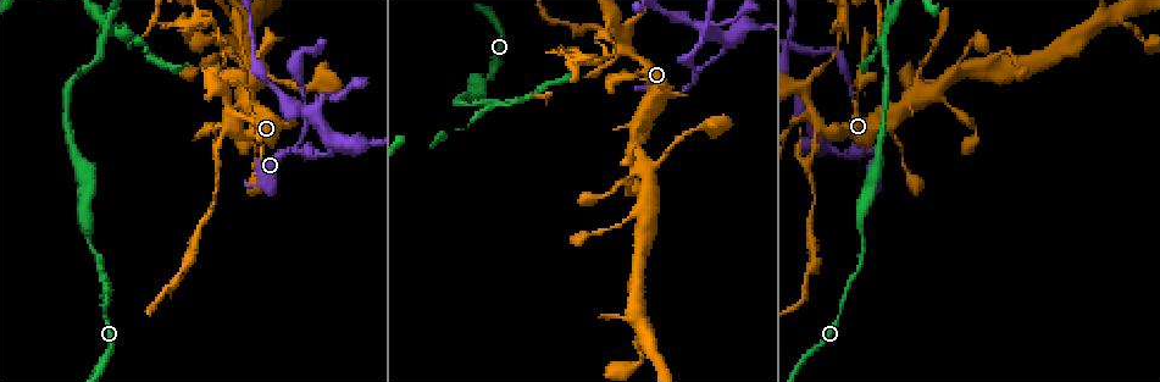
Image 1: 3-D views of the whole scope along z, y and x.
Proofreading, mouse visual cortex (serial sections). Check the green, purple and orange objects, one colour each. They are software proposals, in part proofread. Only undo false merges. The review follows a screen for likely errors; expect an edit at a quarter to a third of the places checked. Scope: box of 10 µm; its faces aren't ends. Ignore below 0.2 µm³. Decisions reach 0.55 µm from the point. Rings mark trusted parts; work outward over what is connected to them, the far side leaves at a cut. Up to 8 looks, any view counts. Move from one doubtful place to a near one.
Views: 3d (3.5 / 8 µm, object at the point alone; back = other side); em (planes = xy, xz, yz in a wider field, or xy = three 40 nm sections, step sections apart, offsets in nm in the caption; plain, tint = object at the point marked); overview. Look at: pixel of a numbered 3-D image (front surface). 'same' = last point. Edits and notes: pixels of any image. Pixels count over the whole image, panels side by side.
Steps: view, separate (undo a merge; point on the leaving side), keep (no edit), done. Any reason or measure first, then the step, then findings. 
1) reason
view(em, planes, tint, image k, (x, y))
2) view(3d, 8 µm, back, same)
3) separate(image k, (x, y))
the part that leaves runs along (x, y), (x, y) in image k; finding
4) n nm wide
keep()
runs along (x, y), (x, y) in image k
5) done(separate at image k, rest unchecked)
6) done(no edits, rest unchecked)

four-way junction
view(em, xy, step 1, tint, image 1, (822, 129))

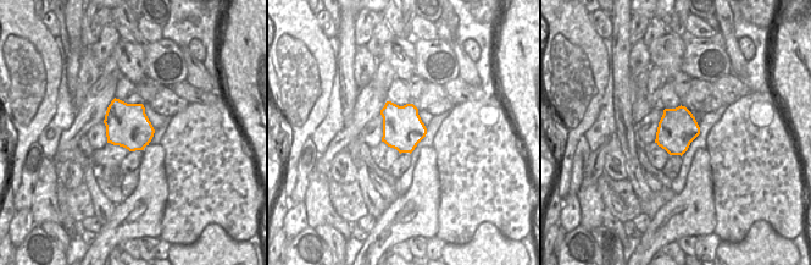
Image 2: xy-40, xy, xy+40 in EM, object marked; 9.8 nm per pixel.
view(3d, 3.5 µm, same)

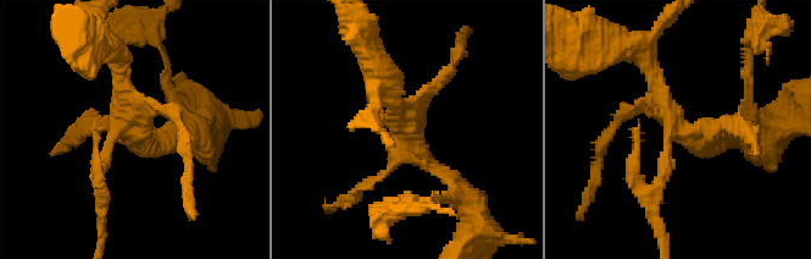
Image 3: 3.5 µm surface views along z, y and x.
400 nm wide
keep()
runs along (729, 132), (683, 132), (645, 58) in image 3; all the same cell

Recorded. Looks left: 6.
narrows sharply
view(em, xy, step 3, tint, image 1, (216, 199))

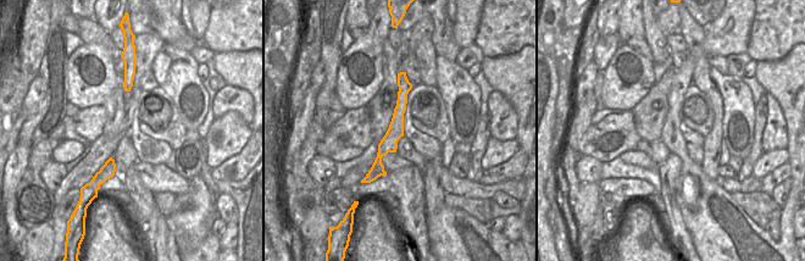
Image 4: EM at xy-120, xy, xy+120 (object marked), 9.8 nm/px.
wider look
view(3d, 3.5 µm, back, same)

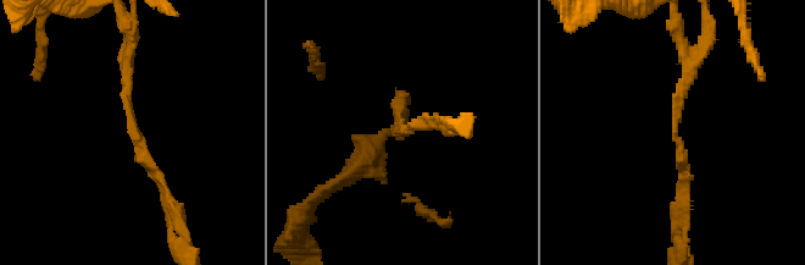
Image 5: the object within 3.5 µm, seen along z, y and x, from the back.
arms of 100, 150 nm
keep()
runs along (404, 81), (397, 128), (372, 177) in image 4; continuous, no second cell

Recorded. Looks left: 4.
narrows sharply
view(3d, 3.5 µm, image 1, (301, 137))

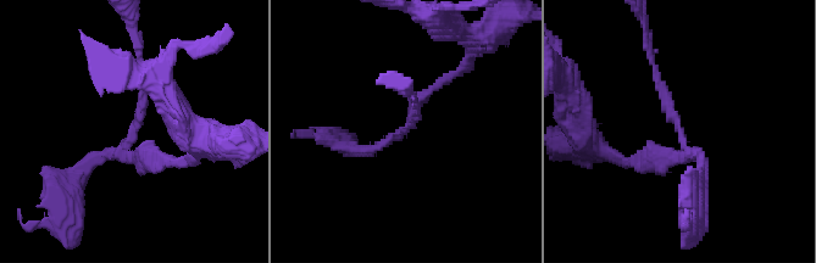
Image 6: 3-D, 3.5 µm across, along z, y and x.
view(em, xy, step 2, tint, image 6, (133, 124))

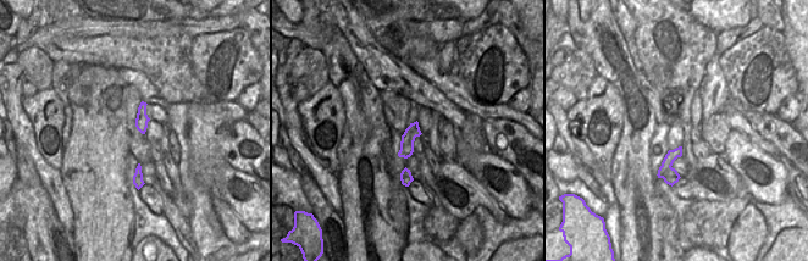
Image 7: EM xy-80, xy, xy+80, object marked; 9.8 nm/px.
cut it another way
view(em, xy, step 5, tint, same)

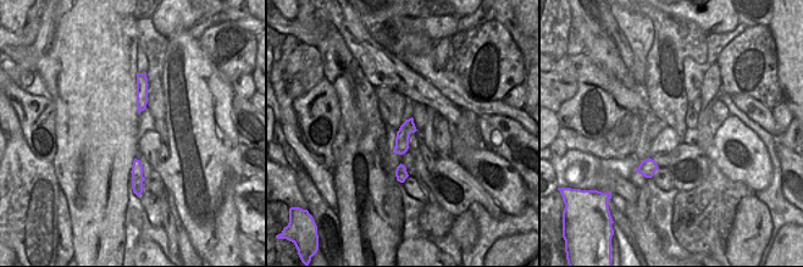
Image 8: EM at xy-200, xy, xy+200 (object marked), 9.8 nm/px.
separate(image 6, (139, 112))
the part that leaves runs along (686, 145), (670, 115), (648, 44) in image 6; a second cell is stuck on

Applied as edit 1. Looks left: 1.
done(separate at image 6, rest unchecked)

